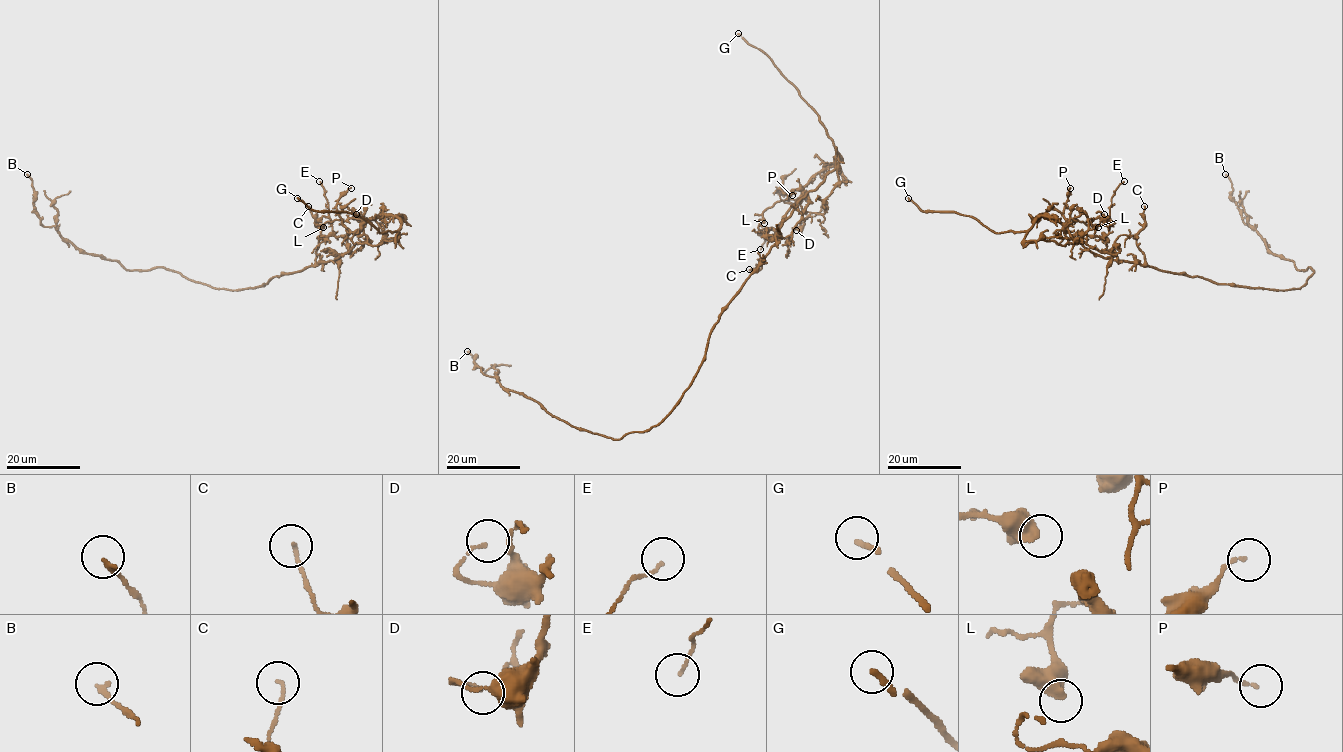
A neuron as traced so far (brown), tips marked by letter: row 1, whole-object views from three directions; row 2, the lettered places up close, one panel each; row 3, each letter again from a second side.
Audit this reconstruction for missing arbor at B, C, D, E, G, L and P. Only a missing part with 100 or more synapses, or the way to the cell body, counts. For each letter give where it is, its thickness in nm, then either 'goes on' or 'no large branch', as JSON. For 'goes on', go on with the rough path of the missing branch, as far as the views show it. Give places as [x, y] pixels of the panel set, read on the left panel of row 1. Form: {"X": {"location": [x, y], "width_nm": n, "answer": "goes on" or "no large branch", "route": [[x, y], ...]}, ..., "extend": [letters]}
{"B": {"location": [27, 174], "width_nm": 180, "answer": "no large branch"}, "C": {"location": [308, 206], "width_nm": 110, "answer": "no large branch"}, "D": {"location": [356, 214], "width_nm": 80, "answer": "no large branch"}, "E": {"location": [319, 181], "width_nm": 90, "answer": "no large branch"}, "G": {"location": [297, 198], "width_nm": 200, "answer": "goes on", "route": [[297, 198], [271, 174], [266, 150], [260, 147]]}, "L": {"location": [323, 227], "width_nm": 460, "answer": "no large branch"}, "P": {"location": [351, 188], "width_nm": 110, "answer": "no large branch"}, "extend": ["G"]}

